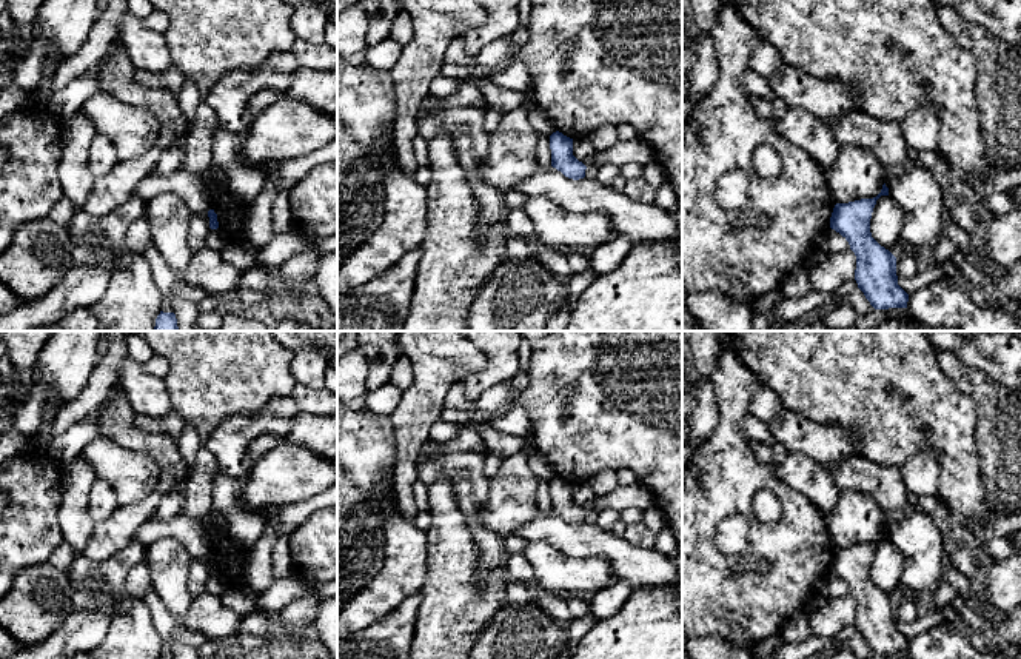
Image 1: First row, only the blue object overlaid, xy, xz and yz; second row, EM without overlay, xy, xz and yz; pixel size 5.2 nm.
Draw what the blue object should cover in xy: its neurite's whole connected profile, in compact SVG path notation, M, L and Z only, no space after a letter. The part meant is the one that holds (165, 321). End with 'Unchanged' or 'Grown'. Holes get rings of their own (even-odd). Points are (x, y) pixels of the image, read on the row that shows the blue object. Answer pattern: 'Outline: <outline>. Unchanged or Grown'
Outline: M160 311L154 331L179 331L176 314Z. Unchanged

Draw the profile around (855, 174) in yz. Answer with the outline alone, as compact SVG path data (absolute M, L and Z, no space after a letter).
M842 146L825 171L825 180L835 202L849 203L876 197L882 189L885 172L870 151Z

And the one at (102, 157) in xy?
M95 134L89 145L88 168L95 176L108 174L119 162L117 151L112 142L100 134Z

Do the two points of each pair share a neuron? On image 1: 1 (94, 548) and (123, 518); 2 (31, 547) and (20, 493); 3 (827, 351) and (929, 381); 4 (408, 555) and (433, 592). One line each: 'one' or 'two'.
1: one
2: one
3: one
4: two

